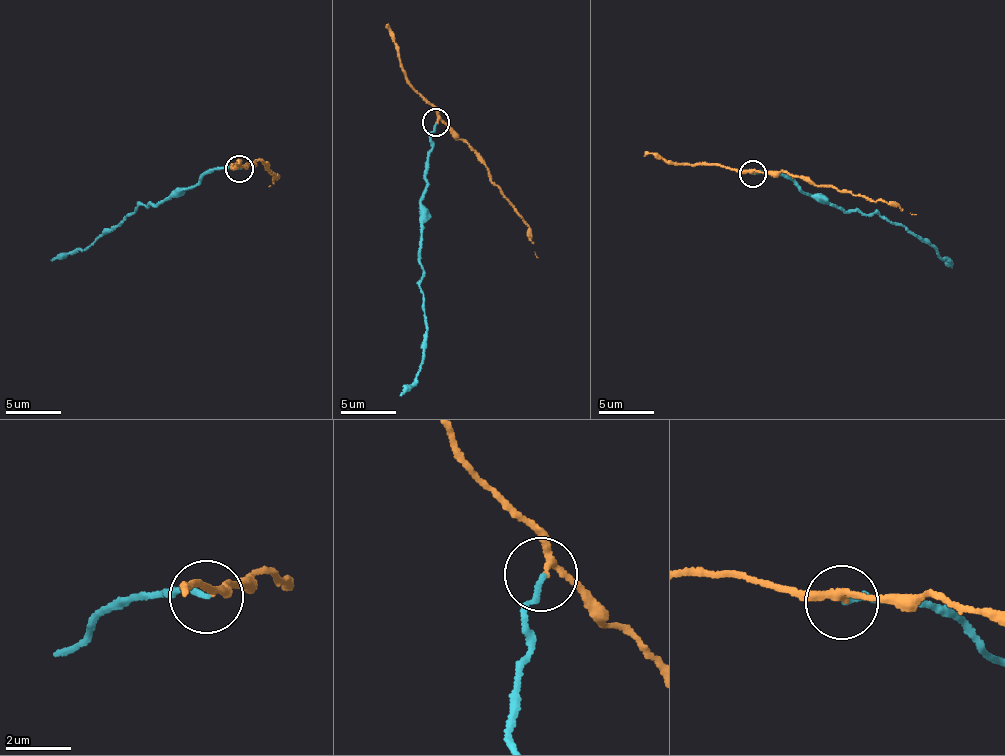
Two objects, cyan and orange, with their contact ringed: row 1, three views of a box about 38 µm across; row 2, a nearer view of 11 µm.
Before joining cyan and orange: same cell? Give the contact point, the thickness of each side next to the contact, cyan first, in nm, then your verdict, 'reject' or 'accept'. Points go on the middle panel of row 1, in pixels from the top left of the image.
place (435, 122); calibres 170 and 180 nm; reject

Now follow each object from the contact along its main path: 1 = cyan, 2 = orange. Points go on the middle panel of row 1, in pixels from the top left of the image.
1: (436, 123), (423, 190), (419, 287), (426, 319), (425, 354), (401, 395)
2: (436, 123), (442, 122), (474, 153), (523, 219), (537, 257)

